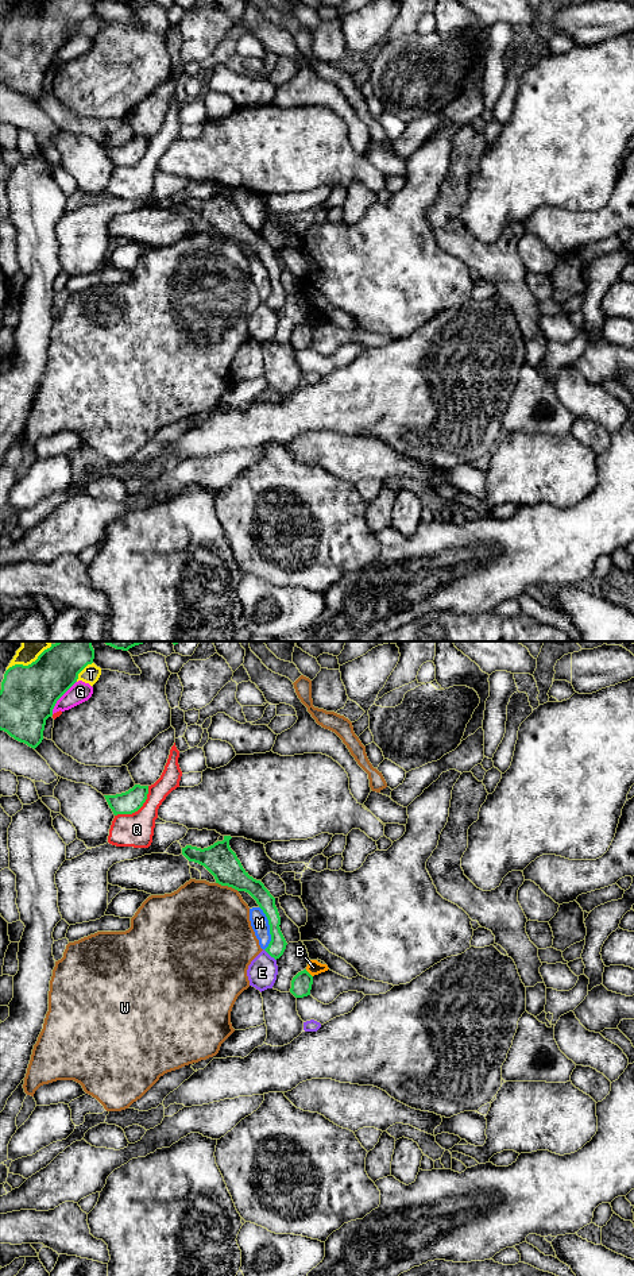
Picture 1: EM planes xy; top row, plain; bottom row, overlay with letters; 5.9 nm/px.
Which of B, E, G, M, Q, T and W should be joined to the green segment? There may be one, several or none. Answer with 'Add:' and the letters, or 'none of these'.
Add: none of these

